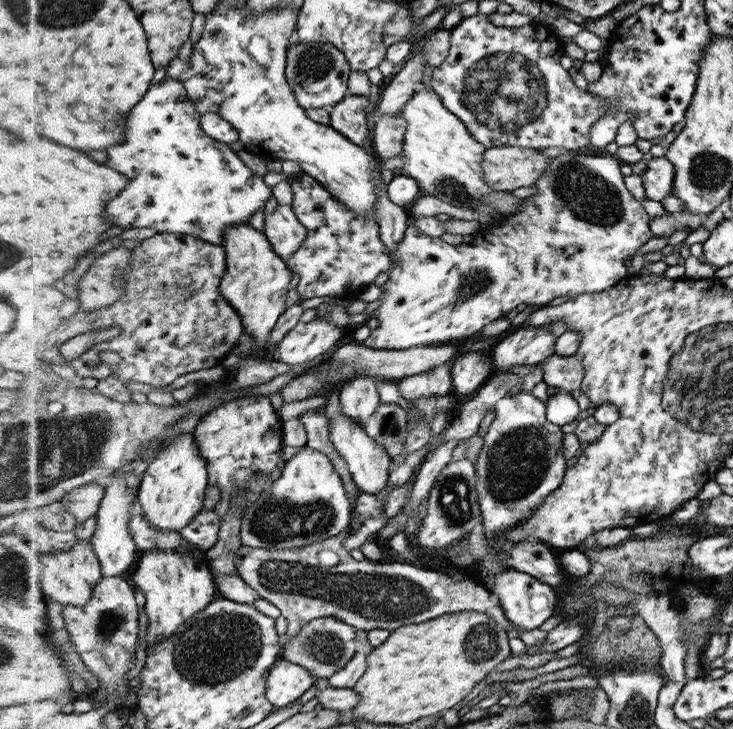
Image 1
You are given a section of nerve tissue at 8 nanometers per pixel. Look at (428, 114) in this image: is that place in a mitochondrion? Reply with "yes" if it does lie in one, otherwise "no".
no

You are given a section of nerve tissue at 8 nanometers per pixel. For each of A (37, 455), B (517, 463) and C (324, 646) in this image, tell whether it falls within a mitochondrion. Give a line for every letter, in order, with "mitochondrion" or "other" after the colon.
A: mitochondrion
B: mitochondrion
C: mitochondrion

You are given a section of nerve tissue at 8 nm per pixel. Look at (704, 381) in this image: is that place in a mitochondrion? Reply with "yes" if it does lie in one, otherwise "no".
yes

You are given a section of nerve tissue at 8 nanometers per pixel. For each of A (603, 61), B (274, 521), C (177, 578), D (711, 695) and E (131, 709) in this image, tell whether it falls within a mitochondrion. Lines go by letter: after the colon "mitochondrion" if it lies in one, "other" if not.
A: other
B: mitochondrion
C: other
D: other
E: other

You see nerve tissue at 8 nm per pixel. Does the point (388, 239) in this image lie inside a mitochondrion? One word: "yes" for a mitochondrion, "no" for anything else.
no

